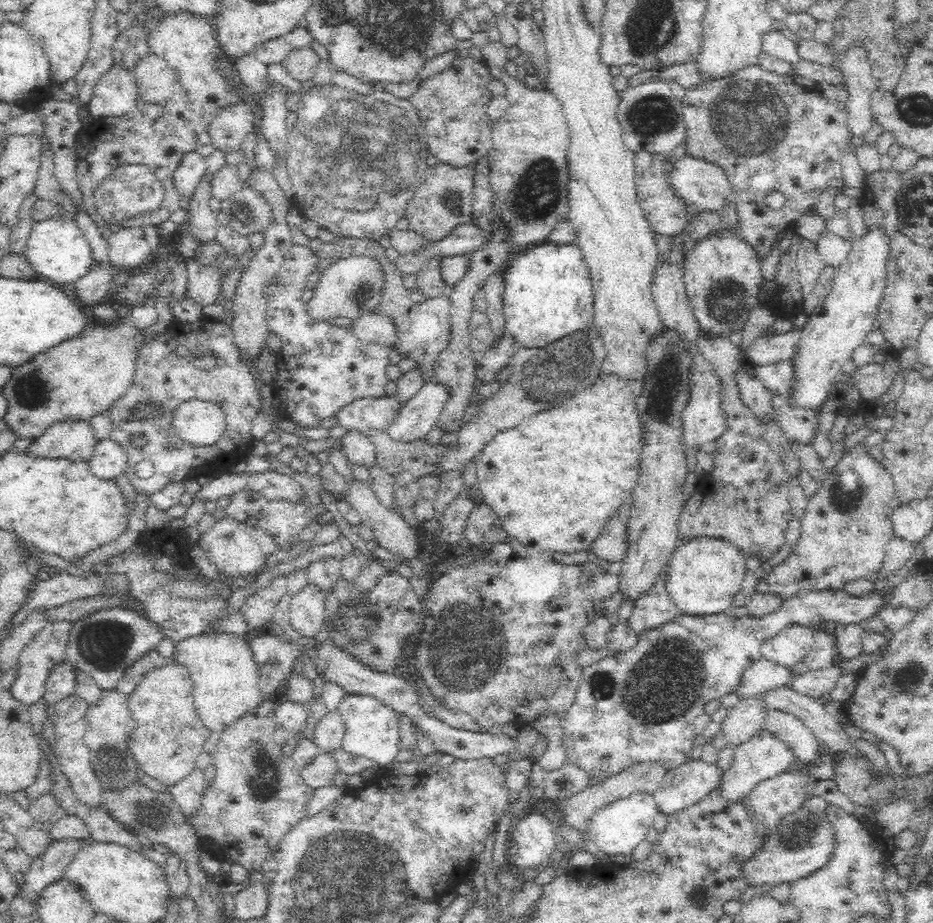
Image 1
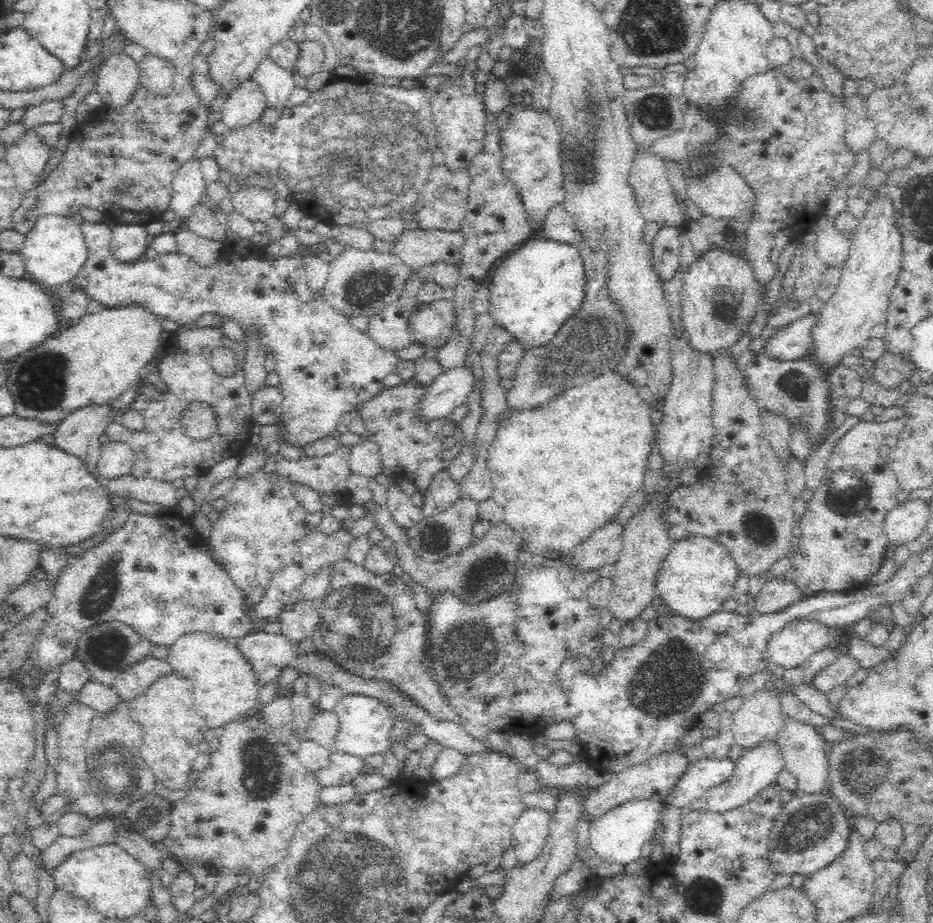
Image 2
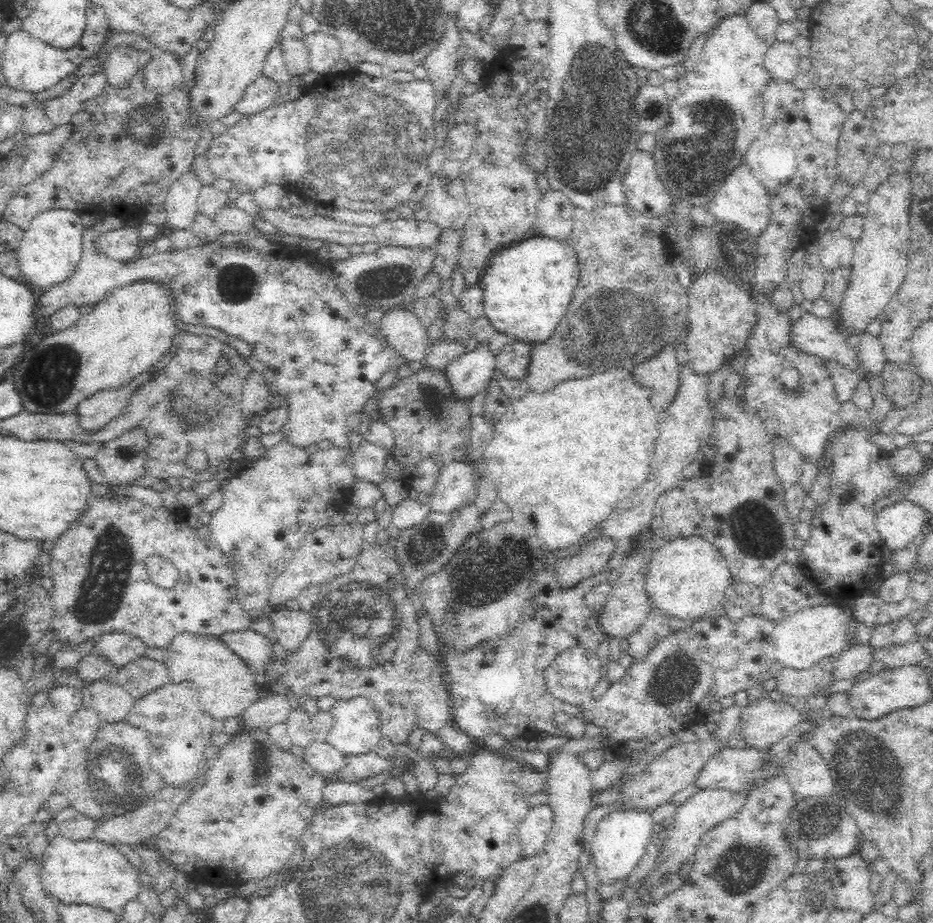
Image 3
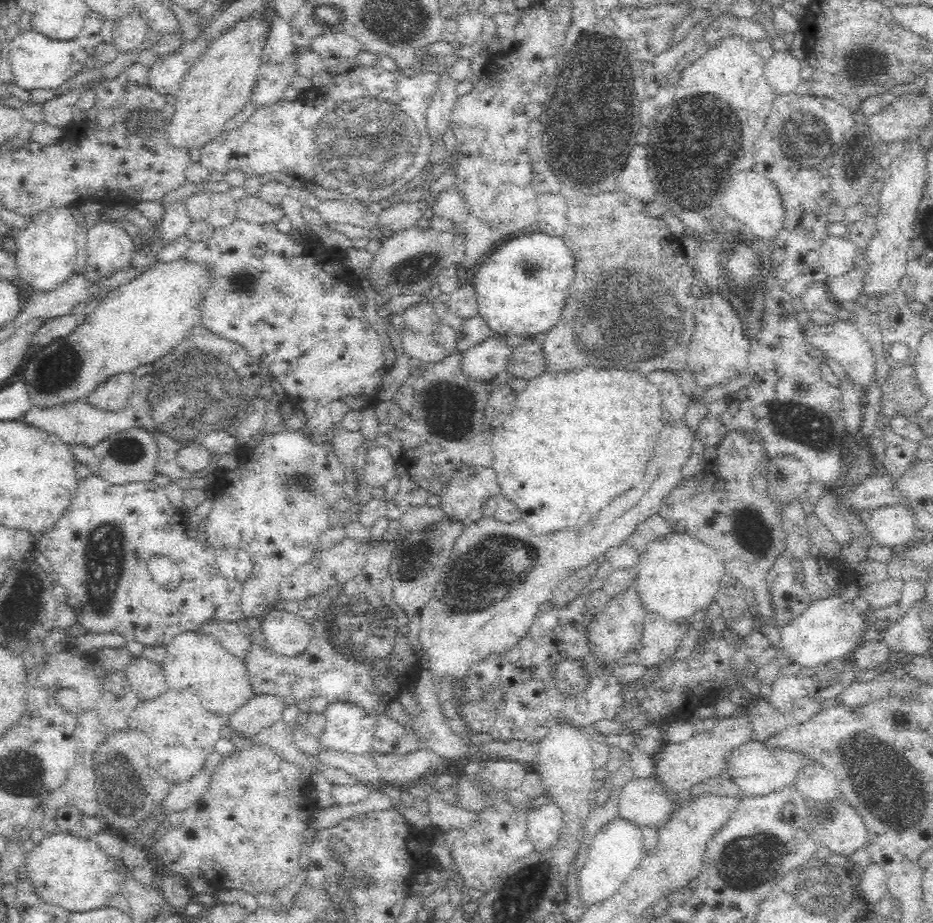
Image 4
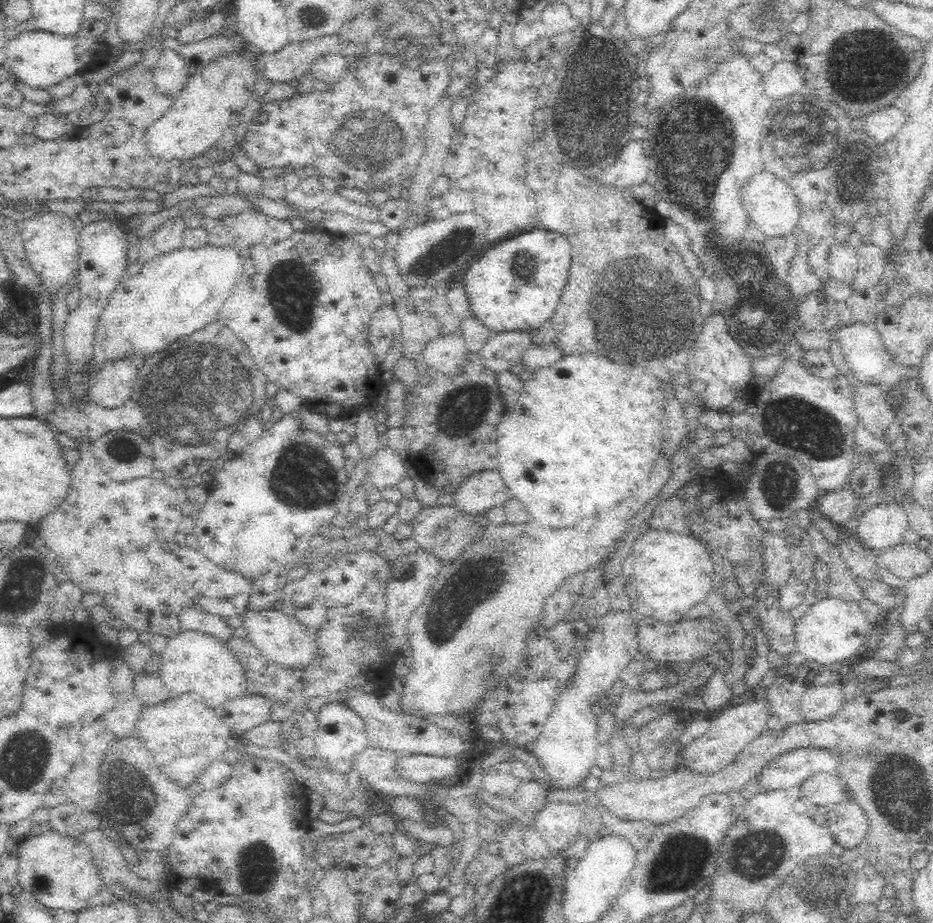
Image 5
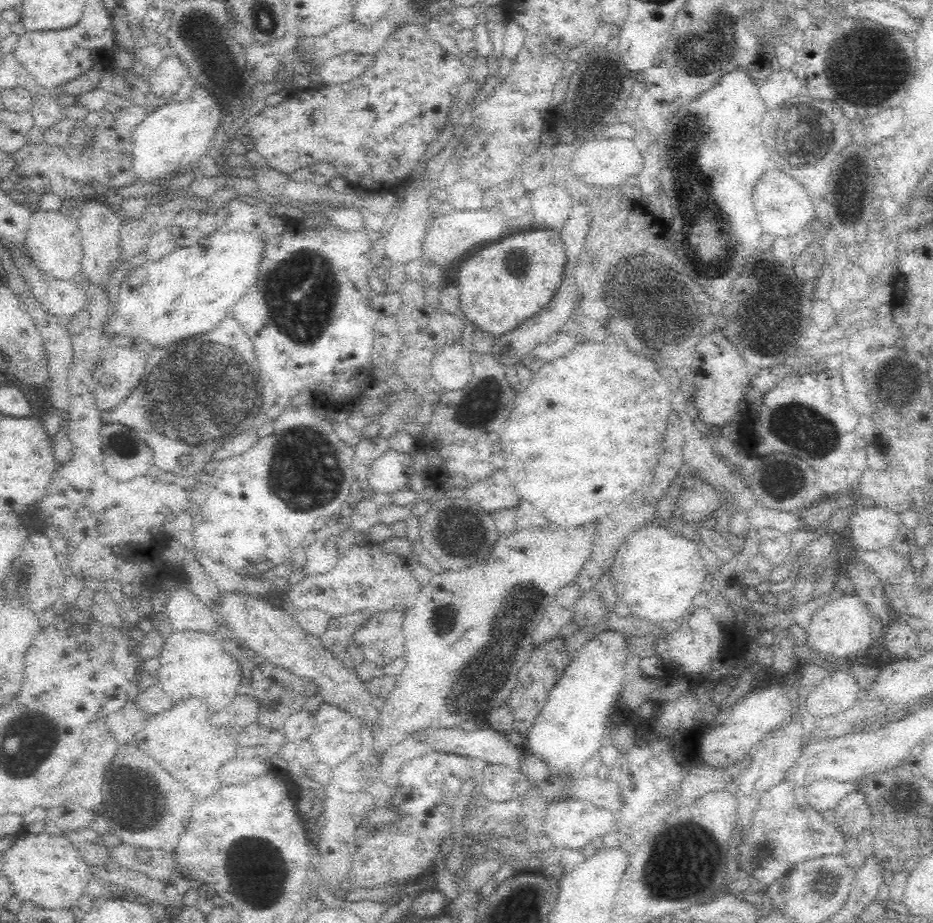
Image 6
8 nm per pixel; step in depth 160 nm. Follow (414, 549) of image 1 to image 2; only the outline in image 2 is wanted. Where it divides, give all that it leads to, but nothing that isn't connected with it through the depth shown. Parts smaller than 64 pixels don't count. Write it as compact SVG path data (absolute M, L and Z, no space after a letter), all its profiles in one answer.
M373 501L369 506L374 510L375 528L379 528L383 532L384 538L392 540L392 544L396 548L395 552L399 557L398 564L411 575L414 583L426 588L432 599L450 594L455 599L461 600L464 606L476 607L484 602L488 603L489 600L494 600L506 592L508 594L518 592L518 582L514 582L514 580L518 580L518 574L524 568L518 561L521 537L504 521L492 526L484 536L478 539L474 538L470 546L457 555L450 555L444 560L430 564L407 548L407 532L396 526L385 505Z

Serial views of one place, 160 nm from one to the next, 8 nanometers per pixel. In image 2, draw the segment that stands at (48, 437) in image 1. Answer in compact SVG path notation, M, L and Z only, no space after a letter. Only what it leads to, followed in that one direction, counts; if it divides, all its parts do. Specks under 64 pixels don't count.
M111 404L78 408L59 423L53 434L54 445L76 456L96 479L99 474L97 463L103 446L101 436L116 423L119 416Z

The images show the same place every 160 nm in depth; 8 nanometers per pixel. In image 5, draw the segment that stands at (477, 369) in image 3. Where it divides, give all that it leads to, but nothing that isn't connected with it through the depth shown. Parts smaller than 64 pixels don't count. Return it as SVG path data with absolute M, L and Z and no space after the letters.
M538 328L495 333L479 350L486 367L501 373L521 362L526 349L532 344Z

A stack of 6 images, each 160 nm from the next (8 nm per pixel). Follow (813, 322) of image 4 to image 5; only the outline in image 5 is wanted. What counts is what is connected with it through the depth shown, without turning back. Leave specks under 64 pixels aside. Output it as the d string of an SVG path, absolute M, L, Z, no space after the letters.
M866 322L849 325L840 330L840 340L844 346L844 356L850 370L864 384L872 384L872 376L882 372L882 360L888 356L884 350L882 336L875 326L866 326Z

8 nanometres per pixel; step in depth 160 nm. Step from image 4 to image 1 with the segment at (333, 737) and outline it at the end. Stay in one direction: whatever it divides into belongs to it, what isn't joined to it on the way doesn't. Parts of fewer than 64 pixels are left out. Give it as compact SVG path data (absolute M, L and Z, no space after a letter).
M362 694L346 695L337 710L344 721L344 736L341 749L354 756L365 756L374 760L378 768L386 766L394 761L400 751L399 718L395 712L385 704L382 704L374 696Z

